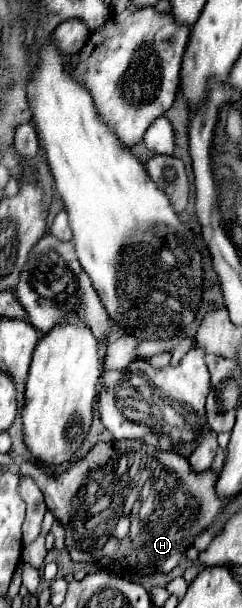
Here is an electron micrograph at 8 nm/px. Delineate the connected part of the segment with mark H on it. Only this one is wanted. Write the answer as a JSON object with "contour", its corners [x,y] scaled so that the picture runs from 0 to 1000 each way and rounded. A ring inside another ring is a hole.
{"contour":[[[595,724],[405,727],[339,757],[298,760],[289,770],[240,783],[207,783],[174,770],[116,770],[116,760],[83,763],[83,776],[149,789],[182,809],[198,839],[264,865],[273,905],[298,924],[339,924],[380,938],[438,938],[504,951],[719,938],[769,901],[934,829],[884,806],[893,780],[876,773],[818,780],[769,753],[727,743],[620,737]]]}

